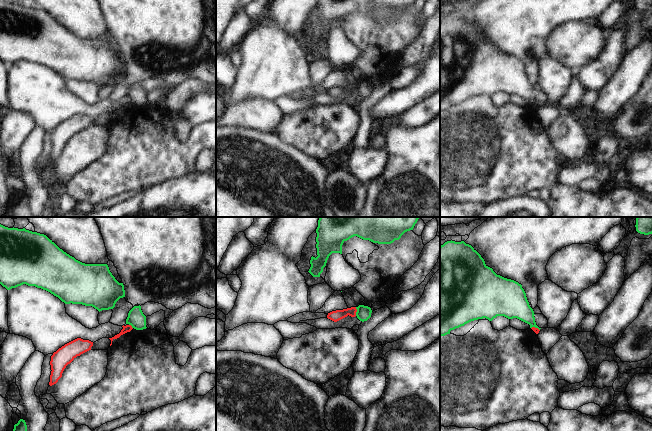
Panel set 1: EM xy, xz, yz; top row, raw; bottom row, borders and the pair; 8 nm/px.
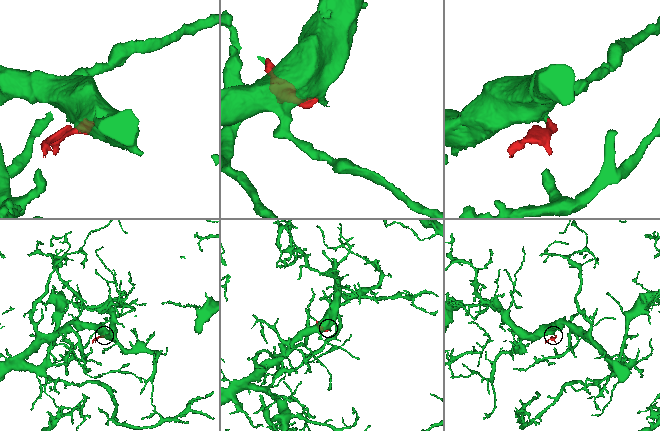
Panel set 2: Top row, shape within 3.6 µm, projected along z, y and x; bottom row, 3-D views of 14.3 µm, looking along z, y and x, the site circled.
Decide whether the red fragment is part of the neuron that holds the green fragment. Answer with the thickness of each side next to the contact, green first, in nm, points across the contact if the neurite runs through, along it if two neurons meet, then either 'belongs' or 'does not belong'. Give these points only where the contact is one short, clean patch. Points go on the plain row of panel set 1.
calibres 120 and 90 nm; border xz (355, 83), (356, 91); does not belong

